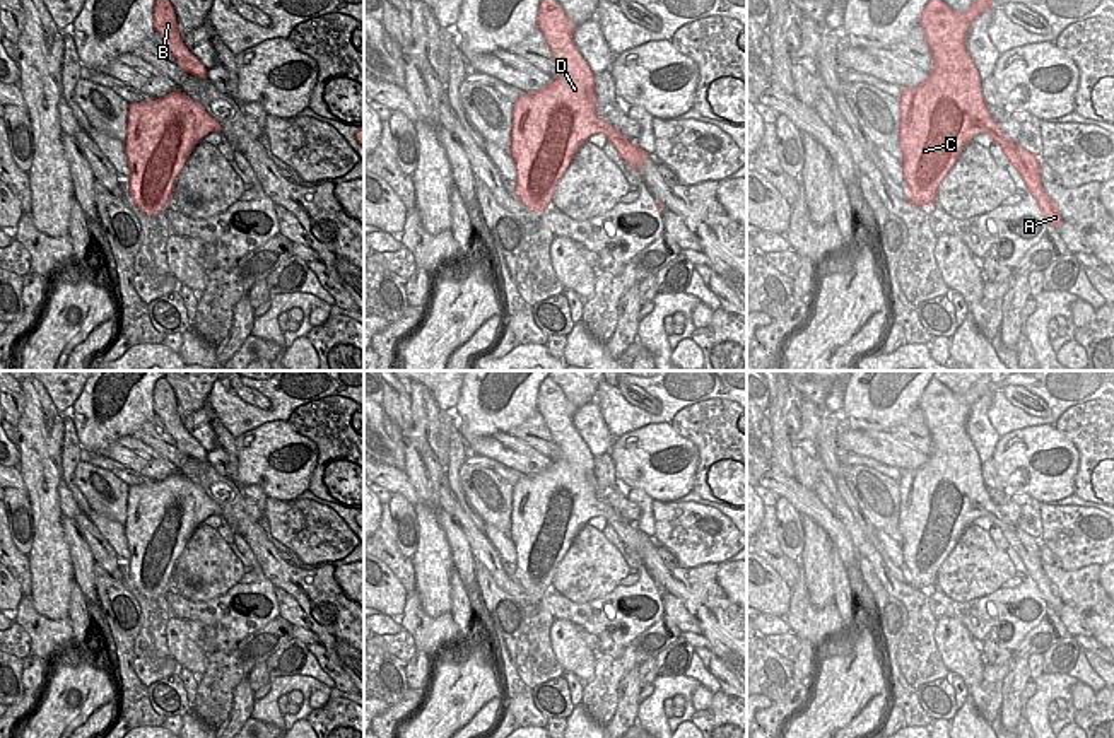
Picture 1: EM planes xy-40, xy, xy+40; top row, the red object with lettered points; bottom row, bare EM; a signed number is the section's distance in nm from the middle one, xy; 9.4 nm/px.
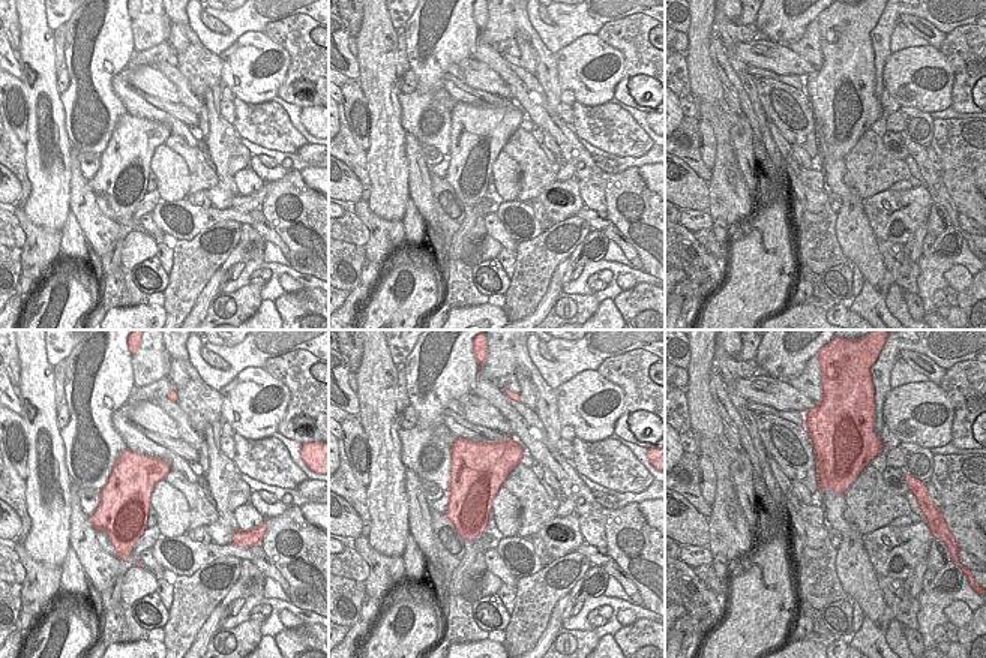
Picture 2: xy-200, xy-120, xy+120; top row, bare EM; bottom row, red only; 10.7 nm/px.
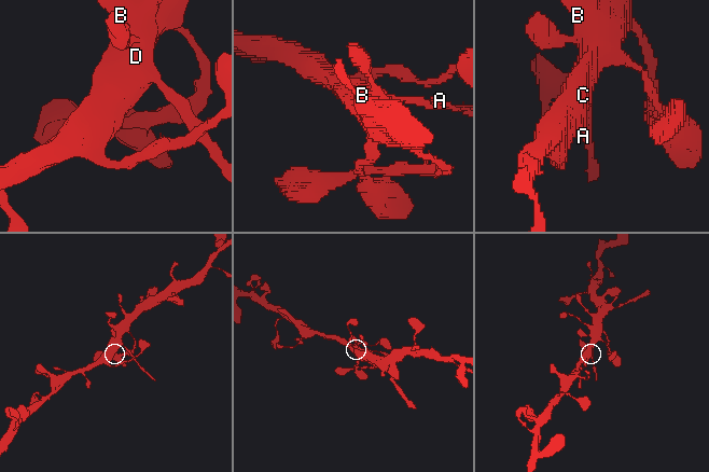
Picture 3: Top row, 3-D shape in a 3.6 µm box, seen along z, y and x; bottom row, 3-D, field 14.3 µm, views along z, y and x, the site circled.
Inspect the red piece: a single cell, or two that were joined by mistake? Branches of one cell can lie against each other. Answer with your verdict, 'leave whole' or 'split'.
split

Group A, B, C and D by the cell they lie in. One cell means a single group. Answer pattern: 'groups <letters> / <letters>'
groups A / B C D

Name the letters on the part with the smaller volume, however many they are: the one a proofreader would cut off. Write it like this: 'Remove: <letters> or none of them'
Remove: A

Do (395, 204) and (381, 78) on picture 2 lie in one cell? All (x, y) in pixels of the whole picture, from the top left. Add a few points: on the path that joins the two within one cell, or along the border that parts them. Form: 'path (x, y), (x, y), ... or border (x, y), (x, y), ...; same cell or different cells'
path (387, 173), (384, 110); same cell

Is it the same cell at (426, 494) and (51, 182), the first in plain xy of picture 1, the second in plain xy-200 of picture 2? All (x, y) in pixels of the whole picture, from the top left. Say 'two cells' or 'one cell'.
one cell

